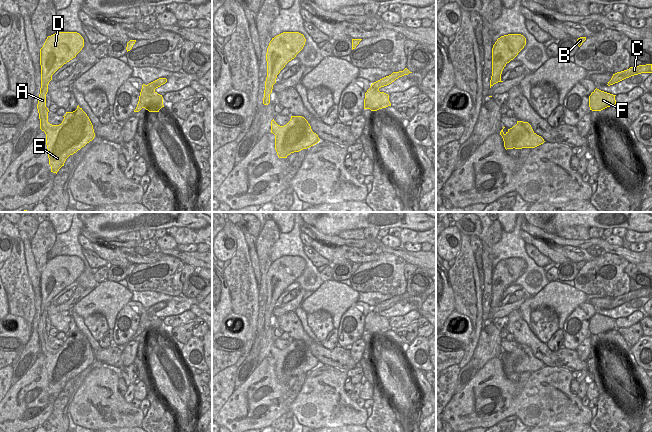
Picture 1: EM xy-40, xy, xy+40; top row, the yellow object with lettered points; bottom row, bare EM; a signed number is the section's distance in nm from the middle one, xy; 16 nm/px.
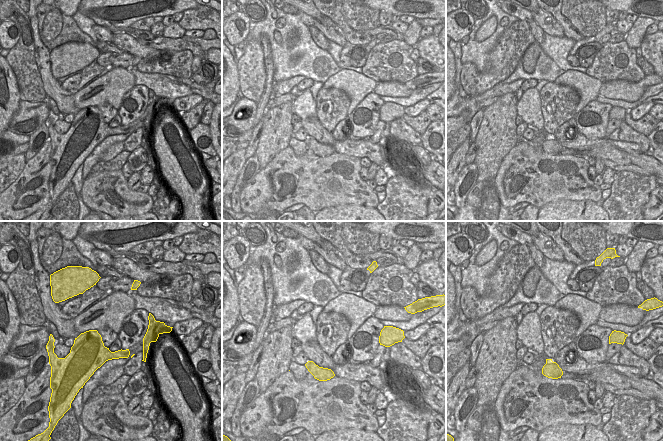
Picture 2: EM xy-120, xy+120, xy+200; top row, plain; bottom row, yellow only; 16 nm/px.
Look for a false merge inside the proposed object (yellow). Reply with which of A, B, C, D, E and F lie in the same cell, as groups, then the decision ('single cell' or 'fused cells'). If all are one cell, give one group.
A B C D E F | single cell

